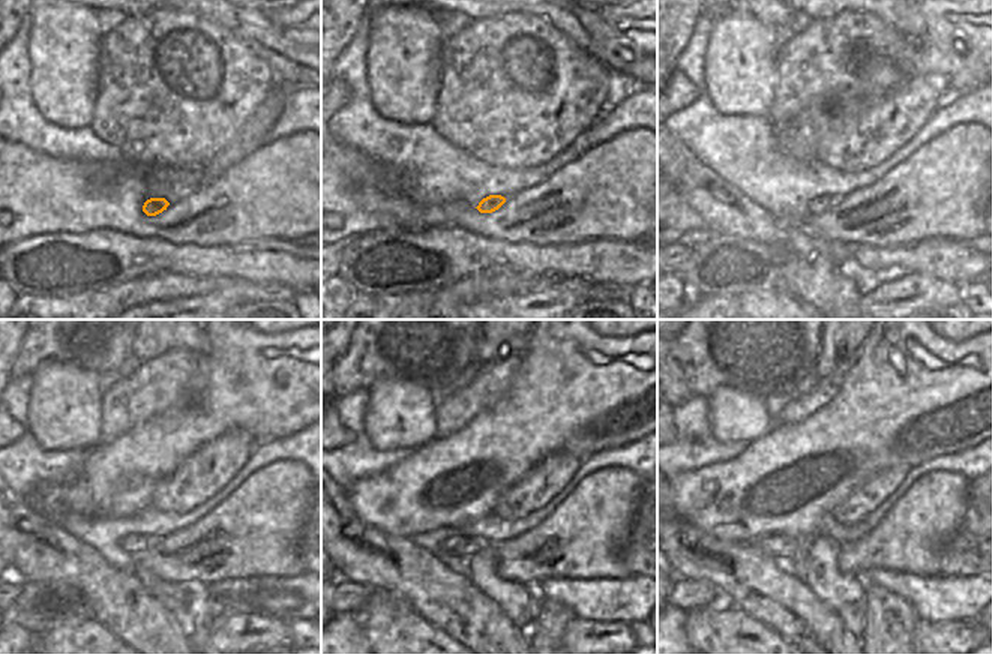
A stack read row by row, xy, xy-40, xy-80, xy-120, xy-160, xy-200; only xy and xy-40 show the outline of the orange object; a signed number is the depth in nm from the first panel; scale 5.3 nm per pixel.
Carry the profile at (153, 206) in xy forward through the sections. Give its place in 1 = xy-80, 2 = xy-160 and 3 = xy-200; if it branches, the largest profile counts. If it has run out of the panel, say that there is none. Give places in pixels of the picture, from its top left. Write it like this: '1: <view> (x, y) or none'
1: xy-80 (824, 203)
2: xy-160 (467, 548)
3: xy-200 (775, 546)

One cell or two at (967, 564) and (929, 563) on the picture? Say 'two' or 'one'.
two

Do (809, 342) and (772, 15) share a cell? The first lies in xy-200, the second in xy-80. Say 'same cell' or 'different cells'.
same cell

